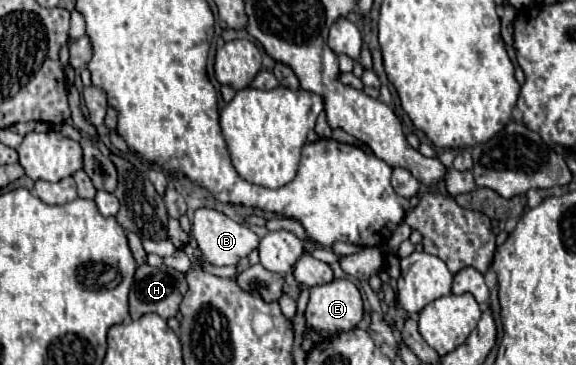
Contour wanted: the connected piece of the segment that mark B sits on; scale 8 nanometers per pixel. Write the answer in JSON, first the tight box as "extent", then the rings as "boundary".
{"extent":[193,207,259,265],"boundary":[[[199,207],[195,211],[195,215],[193,215],[193,237],[199,245],[199,249],[203,251],[205,259],[211,265],[237,265],[239,259],[247,257],[259,245],[259,237],[249,227],[245,227],[243,223],[233,221],[225,213],[219,213],[219,211],[209,209],[209,207]]]}

